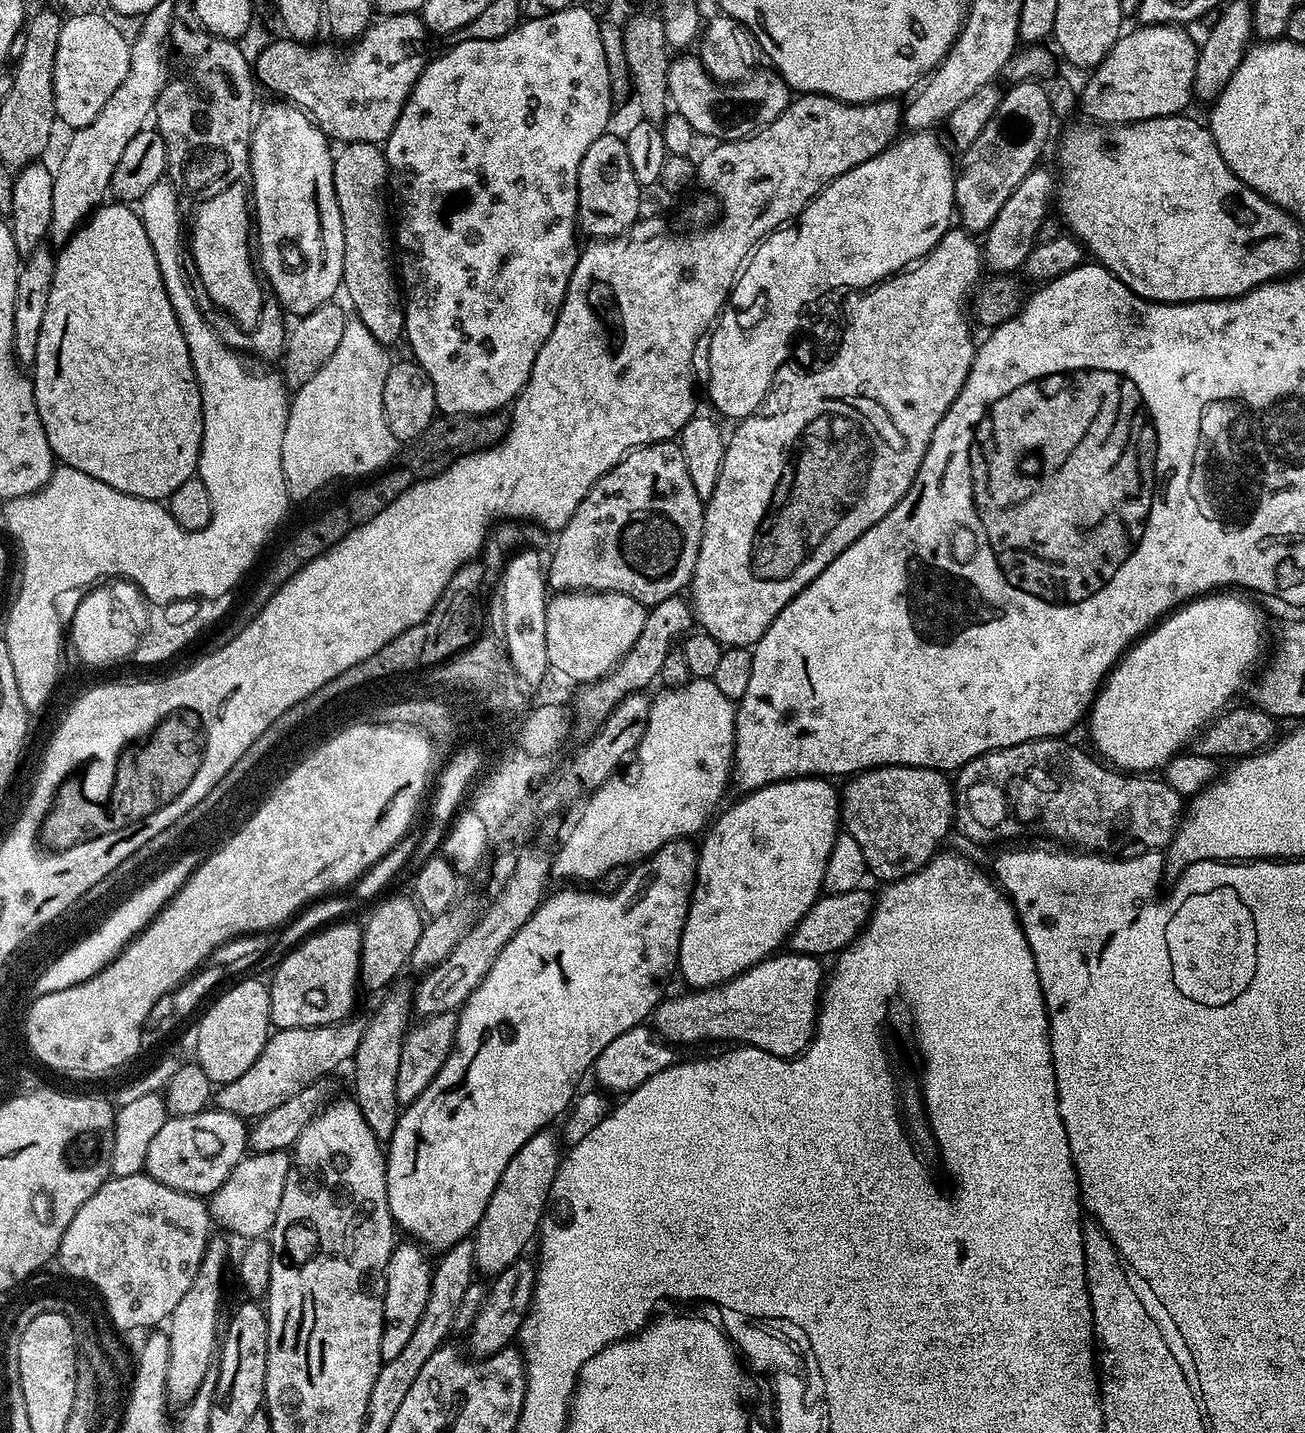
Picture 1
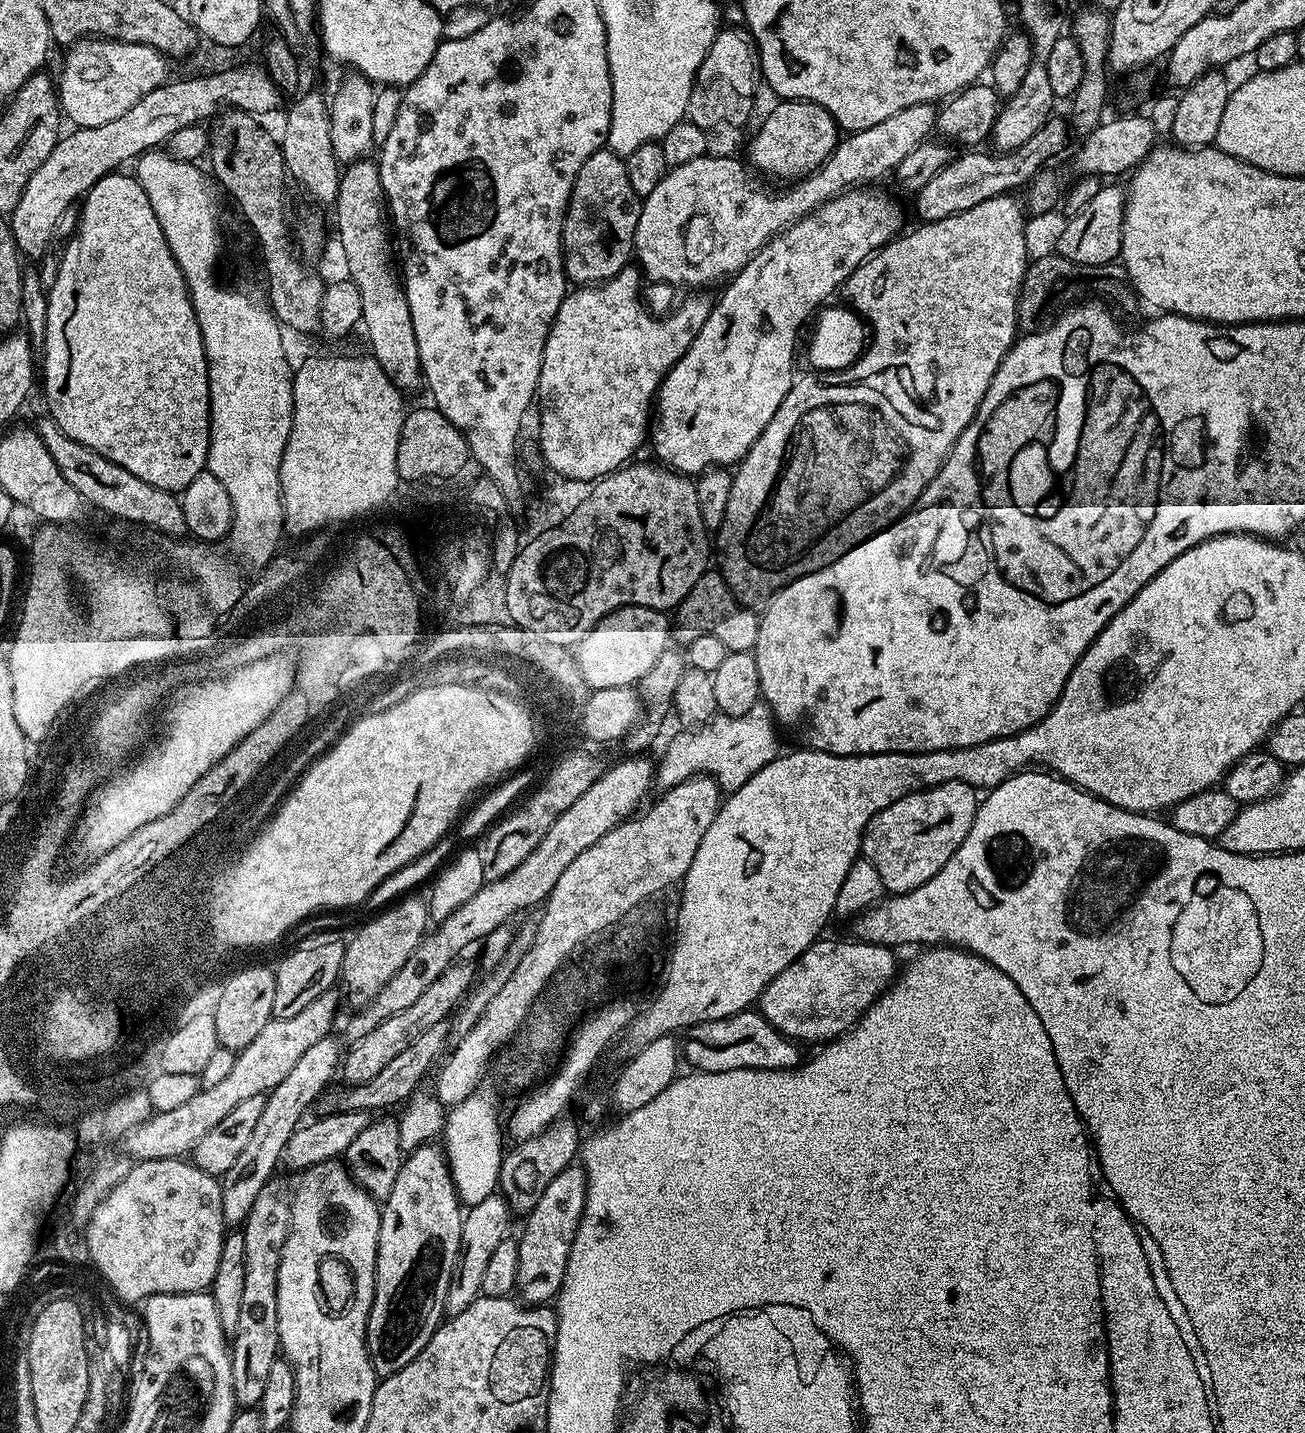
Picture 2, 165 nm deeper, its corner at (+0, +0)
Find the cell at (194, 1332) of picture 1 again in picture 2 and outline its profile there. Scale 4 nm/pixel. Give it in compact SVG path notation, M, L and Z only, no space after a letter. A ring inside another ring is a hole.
M329 1034L314 1042L314 1046L310 1046L310 1050L306 1050L306 1054L298 1058L298 1063L290 1070L290 1074L286 1074L286 1078L282 1078L282 1082L278 1082L278 1086L267 1095L262 1115L254 1126L254 1134L250 1134L250 1142L246 1142L234 1166L230 1166L230 1170L222 1177L222 1214L225 1225L243 1225L250 1214L250 1206L254 1206L254 1198L258 1198L259 1190L273 1179L272 1171L275 1170L276 1163L287 1153L290 1138L301 1127L305 1119L304 1111L323 1094L332 1075L335 1072L337 1075L342 1064L342 1044L340 1048L334 1037L335 1035Z

